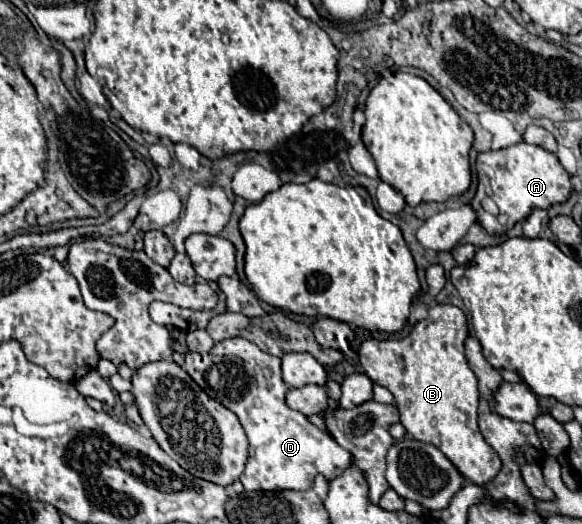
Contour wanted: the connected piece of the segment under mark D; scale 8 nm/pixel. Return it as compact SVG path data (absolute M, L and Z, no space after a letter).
M232 337L218 341L208 353L186 353L184 369L212 399L220 401L224 407L228 407L238 415L250 441L248 463L244 473L240 475L240 481L246 491L284 491L284 489L306 491L314 485L316 475L324 475L326 481L332 481L350 467L352 455L346 449L342 449L326 431L312 425L306 415L292 411L286 405L284 395L288 387L280 377L280 359L260 351L252 341Z

